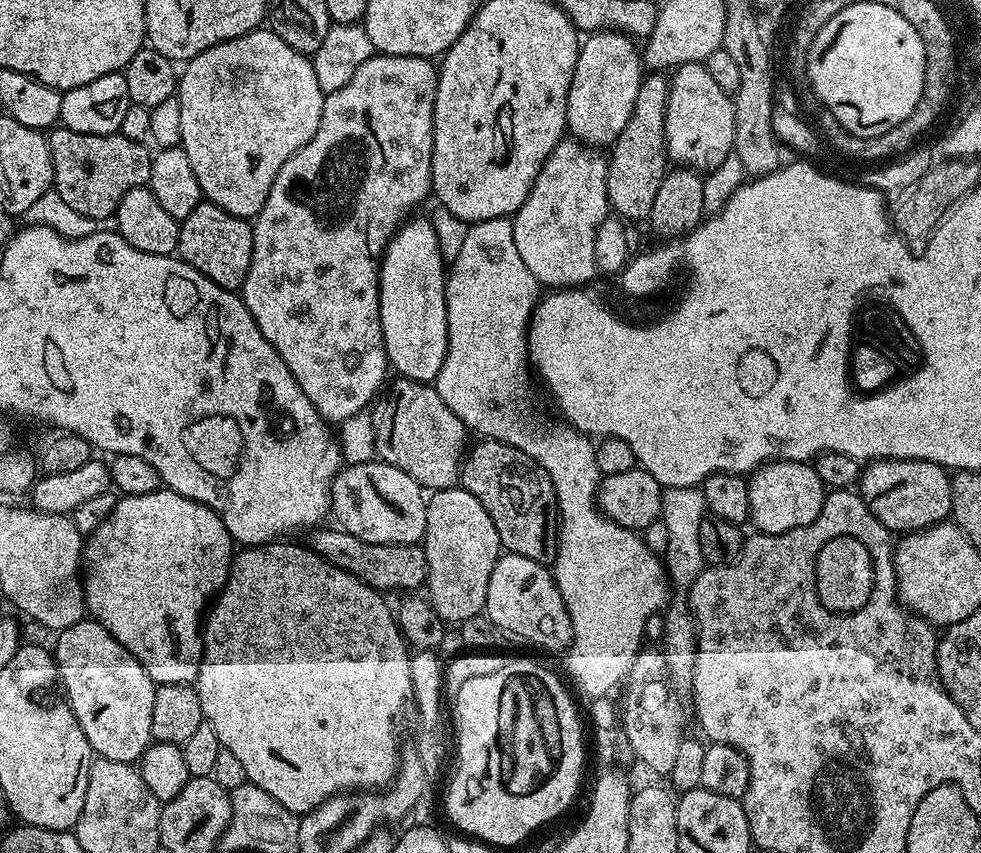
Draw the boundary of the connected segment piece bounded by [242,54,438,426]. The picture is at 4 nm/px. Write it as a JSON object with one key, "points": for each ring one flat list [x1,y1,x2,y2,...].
{"points":[[373,54,362,62,354,71,353,77,340,90,327,93,322,106,322,118,314,138,302,146,278,170,274,178,274,186,270,186,270,194,262,206,262,210,254,217,252,224,252,261,250,270,244,279,242,299,250,310,258,330,278,350,282,362,294,374,298,386,302,386,302,394,310,398,314,410,327,420,329,425,339,426,344,420,365,411,368,403,376,396,380,387,383,389,384,375,390,372,387,350,383,340,382,322,379,316,380,290,380,257,384,255,389,240,409,214,432,192,432,151,434,150,434,98,438,78,438,68,429,58,413,56,381,56]]}

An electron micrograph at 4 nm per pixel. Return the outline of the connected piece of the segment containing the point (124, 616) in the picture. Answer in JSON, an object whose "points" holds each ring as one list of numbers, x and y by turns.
{"points":[[163,486,150,494,121,495,106,522,87,537,82,553,87,615,110,630,113,638,143,666,157,686,195,685,196,675,205,659,202,617,210,598,215,597,228,581,228,570,232,567,233,553,220,552,220,544,211,526,200,520,198,513,188,512,192,507,190,498]]}

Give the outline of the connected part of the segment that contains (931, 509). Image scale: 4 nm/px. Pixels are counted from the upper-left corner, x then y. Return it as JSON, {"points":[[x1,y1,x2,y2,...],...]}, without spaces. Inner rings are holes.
{"points":[[873,460,860,473,858,491,878,518,880,526,893,534,931,528,952,511,949,473,929,460]]}

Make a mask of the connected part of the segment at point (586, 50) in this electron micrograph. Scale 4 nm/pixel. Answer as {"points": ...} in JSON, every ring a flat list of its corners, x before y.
{"points":[[593,32,583,37,568,91,567,131,582,144,611,146,634,114,634,98,642,79,642,52,633,37,622,32]]}

